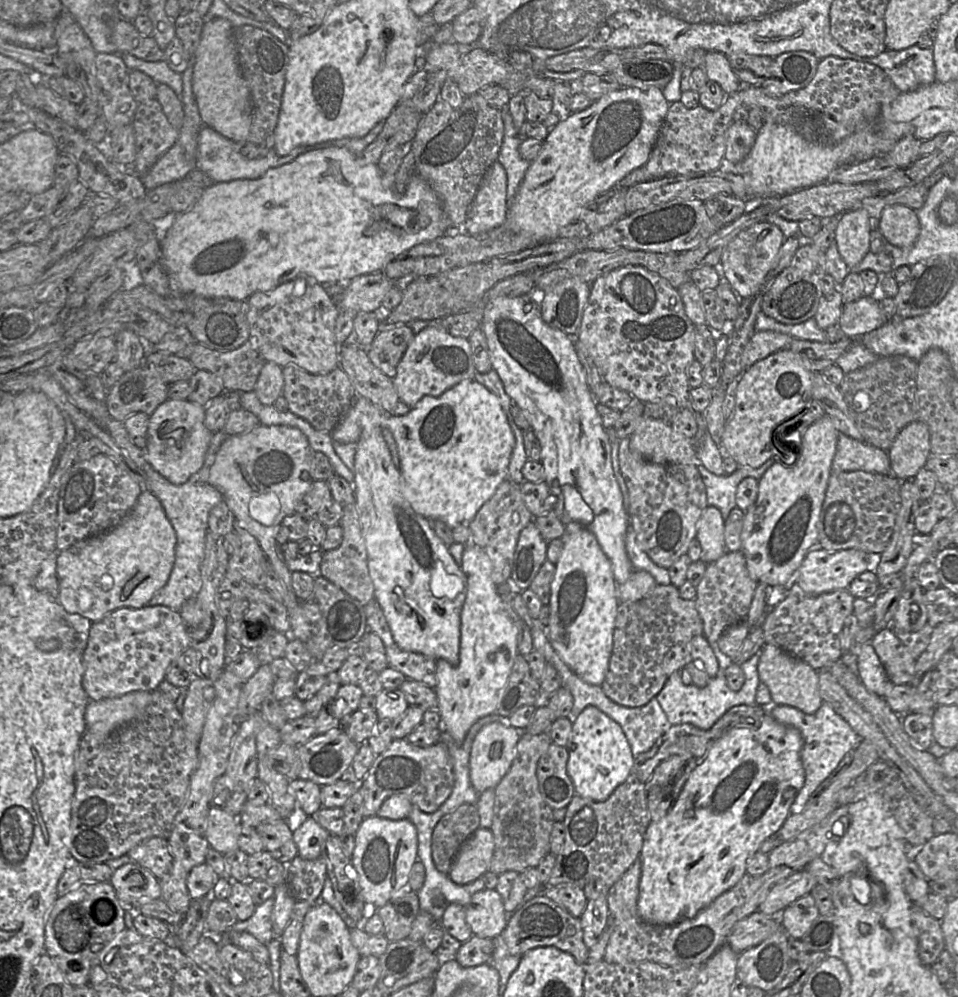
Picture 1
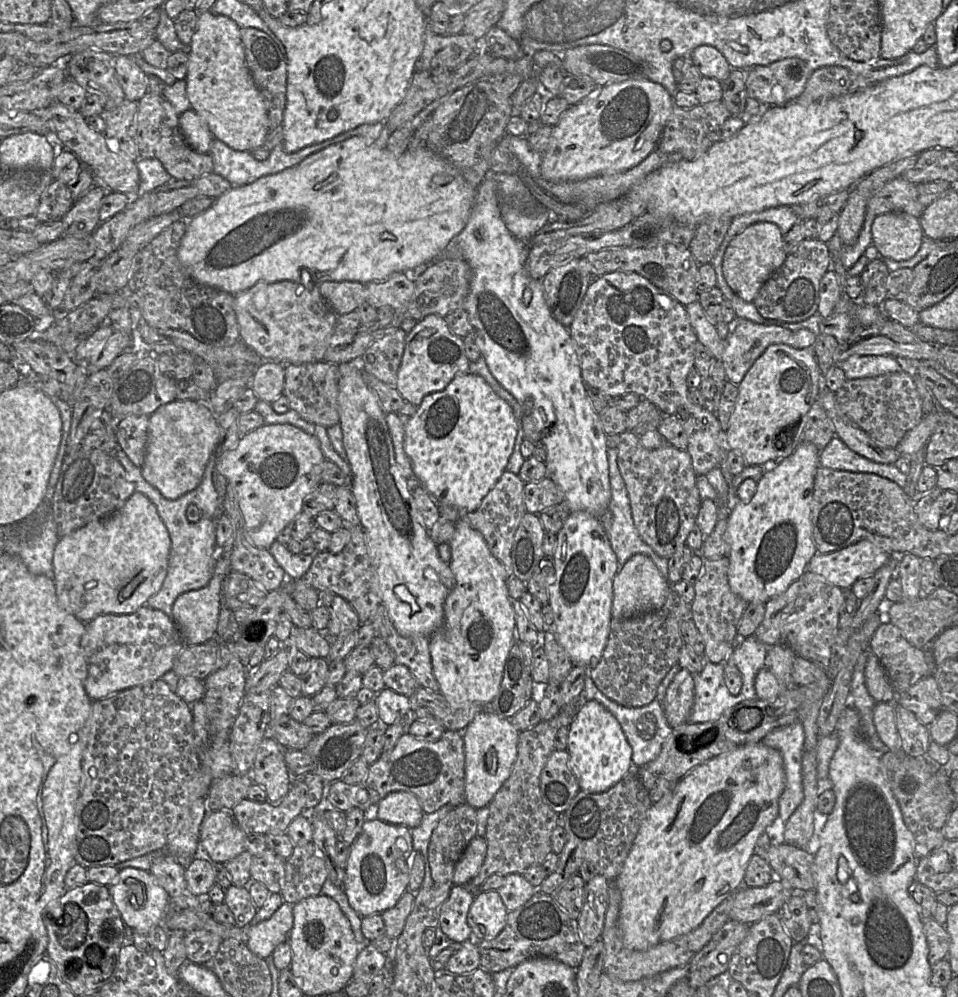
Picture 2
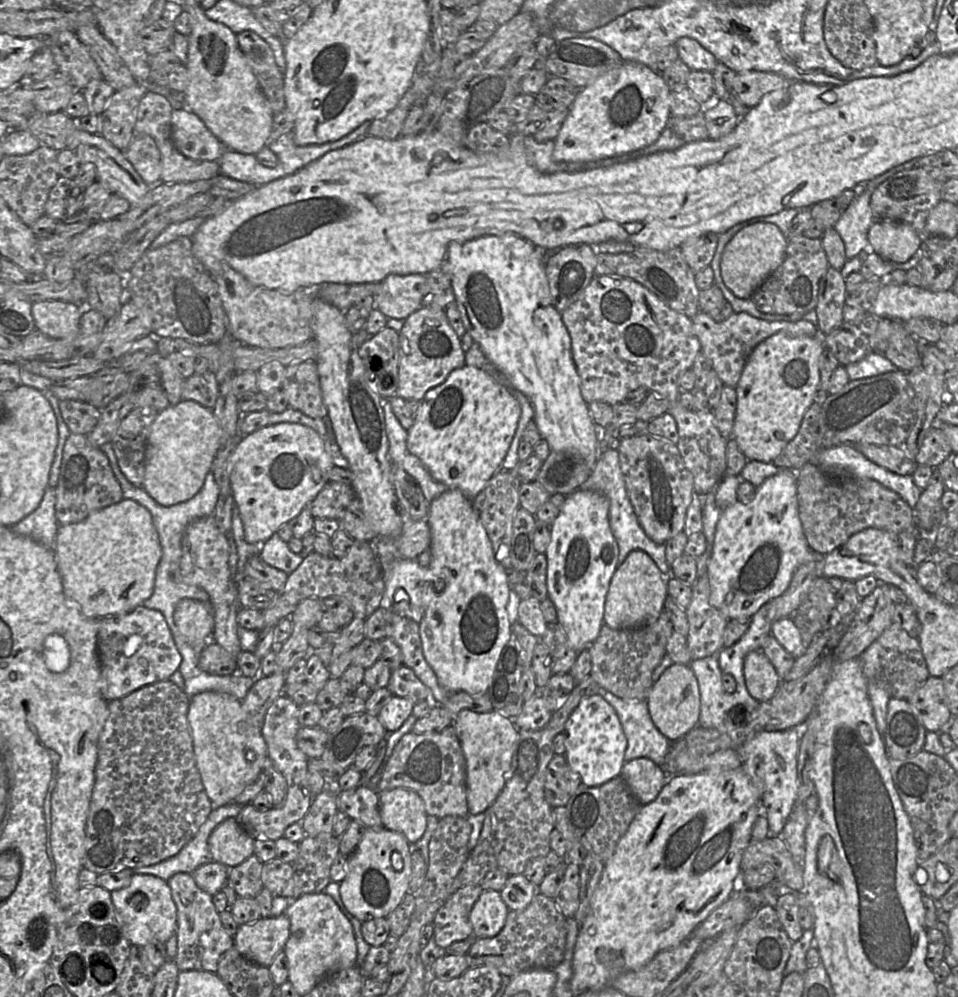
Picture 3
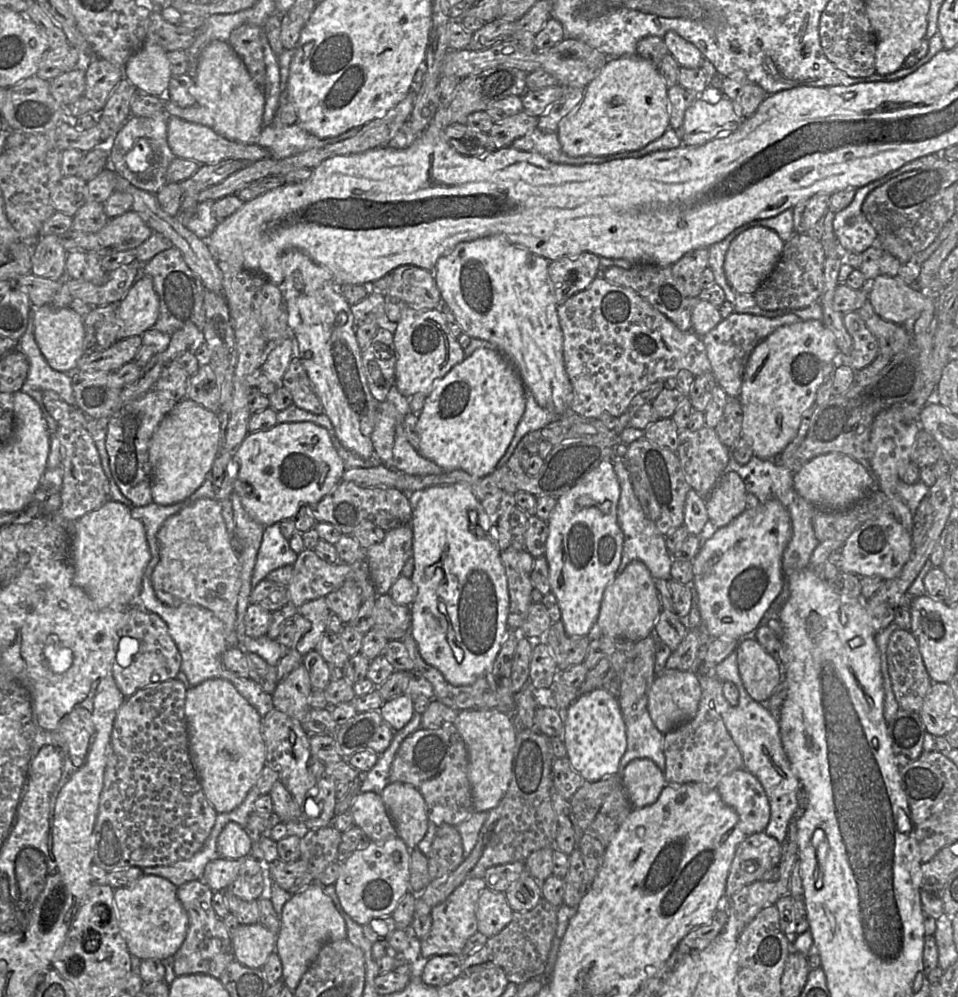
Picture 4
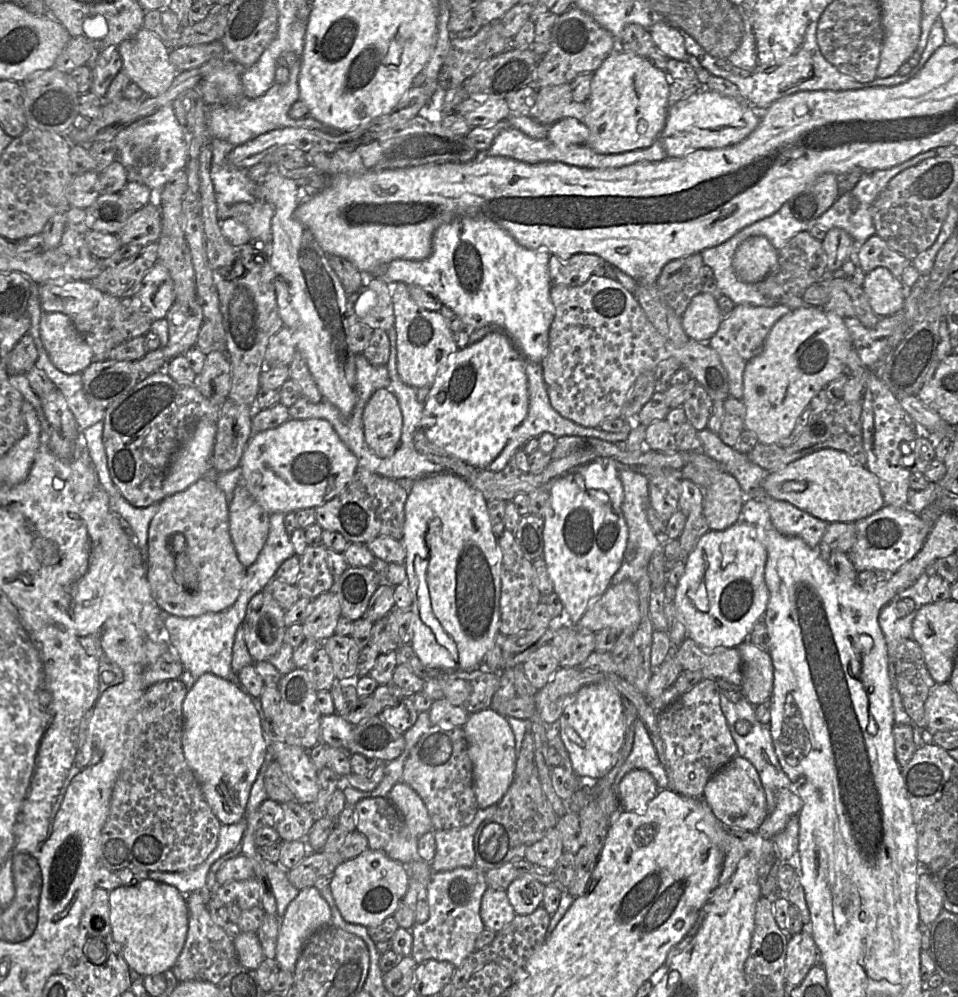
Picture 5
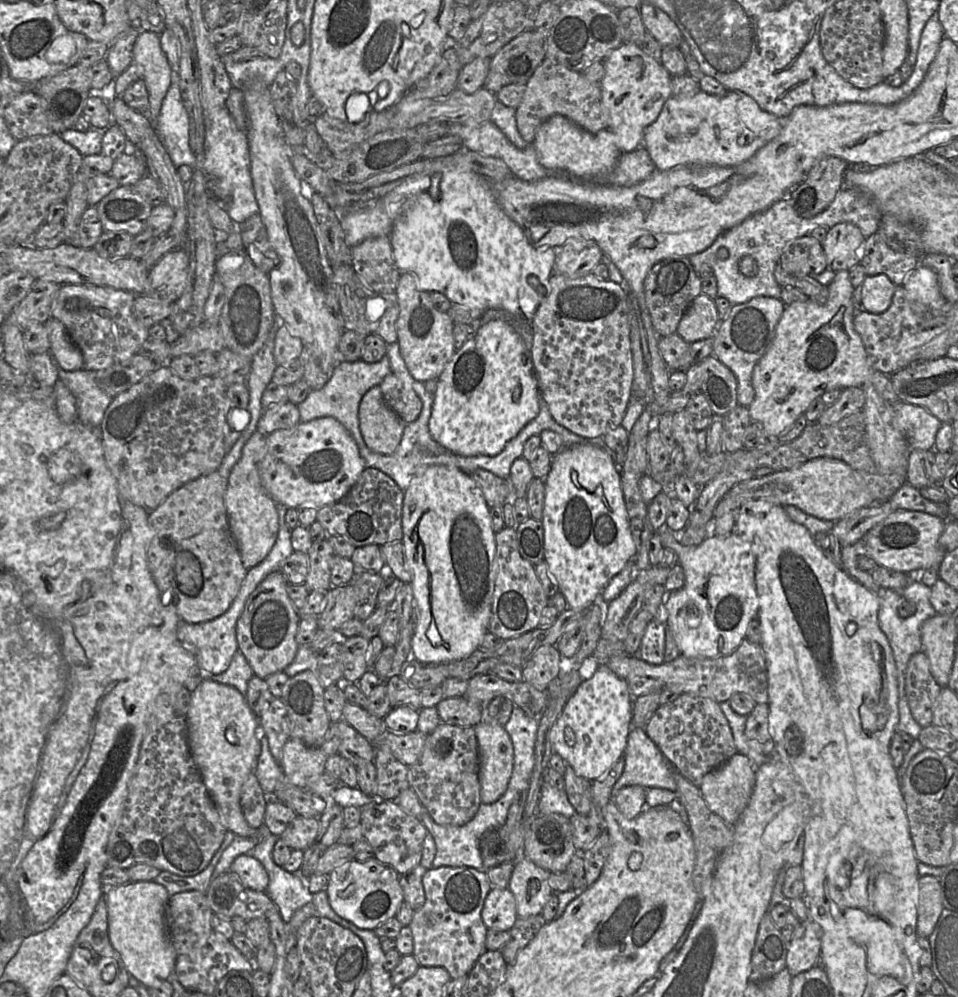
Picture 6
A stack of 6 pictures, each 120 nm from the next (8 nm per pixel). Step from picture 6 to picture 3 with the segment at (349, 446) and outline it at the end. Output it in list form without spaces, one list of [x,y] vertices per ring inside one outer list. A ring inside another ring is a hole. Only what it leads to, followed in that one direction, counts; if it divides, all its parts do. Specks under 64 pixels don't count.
[[[269,424],[240,437],[228,459],[228,475],[232,496],[243,521],[245,540],[261,545],[277,533],[283,524],[297,517],[329,482],[329,472],[333,467],[334,463],[322,437],[313,428],[303,424]]]

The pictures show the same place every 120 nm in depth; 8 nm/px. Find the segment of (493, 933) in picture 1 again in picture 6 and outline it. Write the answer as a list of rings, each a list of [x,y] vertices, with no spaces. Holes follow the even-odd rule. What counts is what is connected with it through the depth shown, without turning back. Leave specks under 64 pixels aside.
[[[491,888],[481,916],[488,929],[509,931],[518,919],[516,900],[509,888]]]

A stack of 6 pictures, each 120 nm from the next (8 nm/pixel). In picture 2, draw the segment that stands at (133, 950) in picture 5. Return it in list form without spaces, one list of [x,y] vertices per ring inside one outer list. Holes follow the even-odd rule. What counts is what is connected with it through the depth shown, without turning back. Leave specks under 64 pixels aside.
[[[136,868],[120,870],[117,880],[109,886],[109,892],[124,923],[136,932],[147,934],[150,929],[162,925],[166,919],[169,895],[149,871]]]

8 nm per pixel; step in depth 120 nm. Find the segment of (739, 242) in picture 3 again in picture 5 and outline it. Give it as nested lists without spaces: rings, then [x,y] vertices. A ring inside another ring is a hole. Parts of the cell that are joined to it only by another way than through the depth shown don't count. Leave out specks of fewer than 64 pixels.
[[[752,236],[736,249],[732,265],[735,273],[744,282],[762,281],[776,266],[779,251],[763,236]]]

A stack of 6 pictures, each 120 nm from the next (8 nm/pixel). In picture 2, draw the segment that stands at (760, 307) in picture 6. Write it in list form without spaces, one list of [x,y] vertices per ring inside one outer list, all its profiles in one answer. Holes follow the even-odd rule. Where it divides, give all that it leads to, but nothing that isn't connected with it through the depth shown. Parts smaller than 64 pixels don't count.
[[[696,300],[686,307],[690,325],[692,326],[697,339],[712,353],[715,359],[723,364],[725,375],[729,382],[739,385],[754,362],[772,344],[785,344],[796,349],[813,347],[817,336],[808,329],[789,330],[775,325],[764,325],[752,322],[743,318],[736,318],[734,324],[727,324],[728,336],[722,340],[717,333],[715,325],[707,318],[700,302]]]

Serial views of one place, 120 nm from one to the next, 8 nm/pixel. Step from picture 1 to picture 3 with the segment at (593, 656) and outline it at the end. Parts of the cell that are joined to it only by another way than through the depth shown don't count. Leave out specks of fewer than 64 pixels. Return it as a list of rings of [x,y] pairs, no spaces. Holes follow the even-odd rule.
[[[577,490],[566,496],[562,509],[551,525],[551,541],[547,558],[547,591],[557,612],[557,622],[563,628],[570,646],[577,652],[588,648],[597,639],[604,624],[604,608],[611,578],[618,567],[619,547],[609,519],[610,502],[599,491]]]

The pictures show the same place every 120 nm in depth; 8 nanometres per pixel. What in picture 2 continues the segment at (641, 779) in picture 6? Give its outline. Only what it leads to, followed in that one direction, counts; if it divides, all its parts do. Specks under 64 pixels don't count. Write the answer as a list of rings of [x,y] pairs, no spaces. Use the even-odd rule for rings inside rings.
[[[589,675],[585,677],[584,689],[579,697],[585,700],[596,700],[601,703],[618,720],[632,748],[632,763],[634,767],[643,767],[655,760],[672,729],[668,724],[662,709],[662,702],[654,699],[643,707],[626,707],[606,697],[595,685]]]

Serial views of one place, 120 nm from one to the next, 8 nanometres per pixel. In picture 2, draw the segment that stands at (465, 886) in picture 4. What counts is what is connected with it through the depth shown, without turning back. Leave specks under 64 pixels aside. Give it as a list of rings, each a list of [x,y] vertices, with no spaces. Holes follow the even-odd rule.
[[[454,885],[441,906],[439,927],[454,943],[464,943],[472,938],[467,915],[474,899],[474,891],[462,885]]]

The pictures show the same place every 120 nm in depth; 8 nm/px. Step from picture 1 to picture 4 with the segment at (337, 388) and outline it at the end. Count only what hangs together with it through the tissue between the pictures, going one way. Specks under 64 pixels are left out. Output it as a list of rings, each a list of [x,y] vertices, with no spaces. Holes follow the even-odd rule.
[[[298,356],[292,358],[281,384],[291,393],[292,404],[313,414],[324,413],[323,406]]]

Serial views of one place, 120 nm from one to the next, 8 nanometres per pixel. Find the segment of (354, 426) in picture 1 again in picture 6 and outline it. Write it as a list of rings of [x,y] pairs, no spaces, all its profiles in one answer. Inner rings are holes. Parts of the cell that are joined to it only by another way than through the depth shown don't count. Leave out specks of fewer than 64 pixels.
[[[503,319],[491,320],[480,326],[473,335],[470,335],[462,348],[454,353],[451,360],[439,376],[437,389],[434,394],[431,416],[429,419],[429,431],[436,442],[455,454],[461,456],[496,456],[504,450],[507,443],[513,439],[529,421],[537,416],[540,408],[540,402],[540,392],[533,370],[532,345],[530,351],[527,348],[525,339],[509,322]]]

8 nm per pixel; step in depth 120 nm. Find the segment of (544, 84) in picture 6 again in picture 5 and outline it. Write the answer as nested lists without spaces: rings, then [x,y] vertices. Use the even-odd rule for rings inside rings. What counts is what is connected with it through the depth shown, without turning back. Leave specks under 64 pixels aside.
[[[565,83],[538,88],[529,117],[542,125],[552,125],[563,118],[575,118],[583,122],[587,112],[587,102],[574,101],[570,84]]]

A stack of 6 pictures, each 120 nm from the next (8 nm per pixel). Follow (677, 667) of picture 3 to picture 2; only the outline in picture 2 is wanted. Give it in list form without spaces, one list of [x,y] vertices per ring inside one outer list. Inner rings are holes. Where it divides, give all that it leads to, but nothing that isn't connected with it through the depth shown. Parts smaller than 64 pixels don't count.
[[[682,668],[669,684],[662,701],[664,716],[671,728],[688,722],[694,704],[693,675]]]

